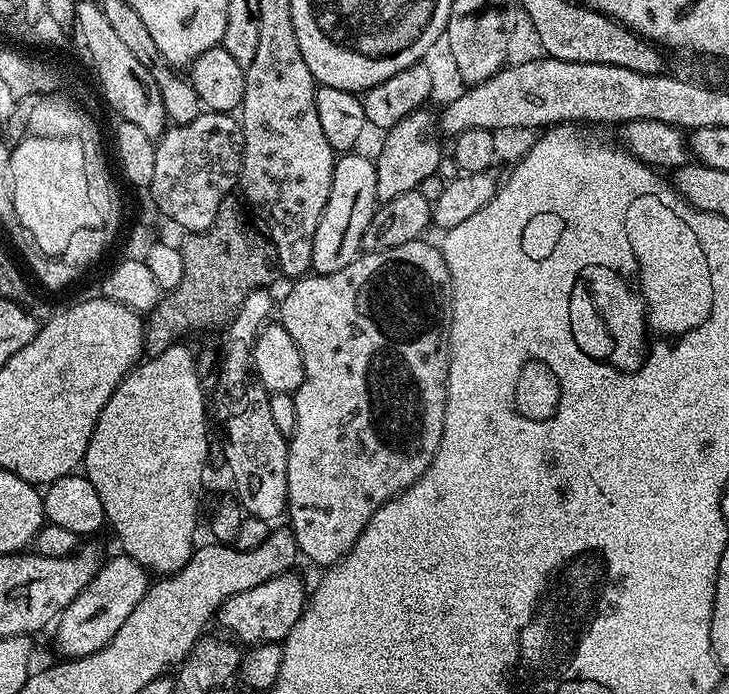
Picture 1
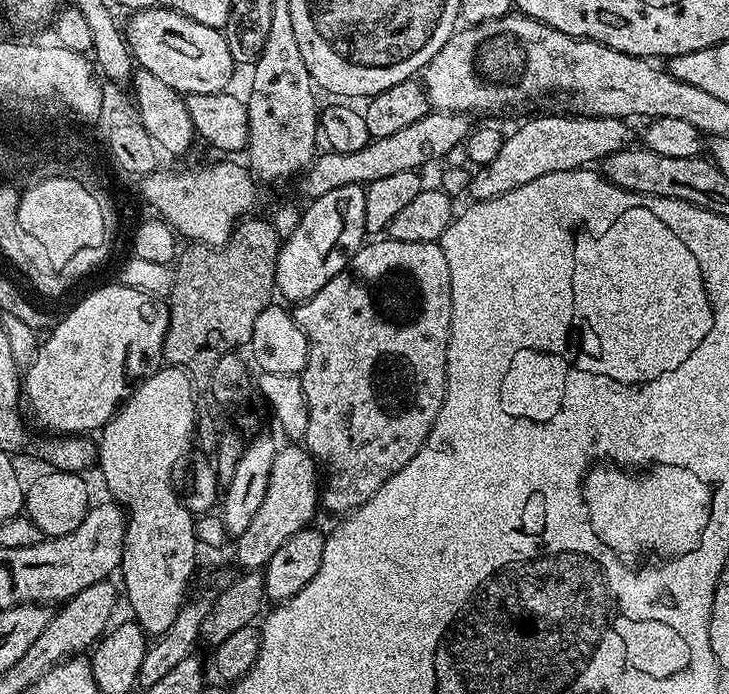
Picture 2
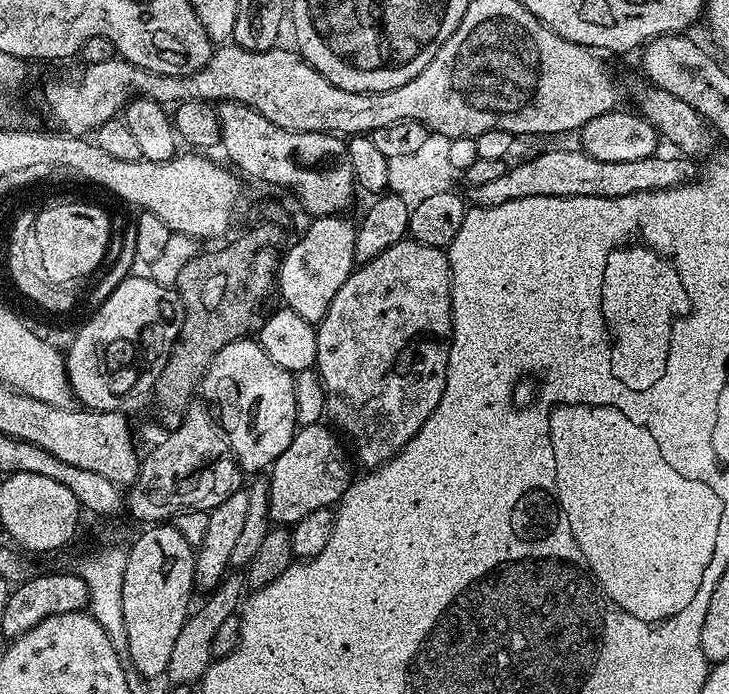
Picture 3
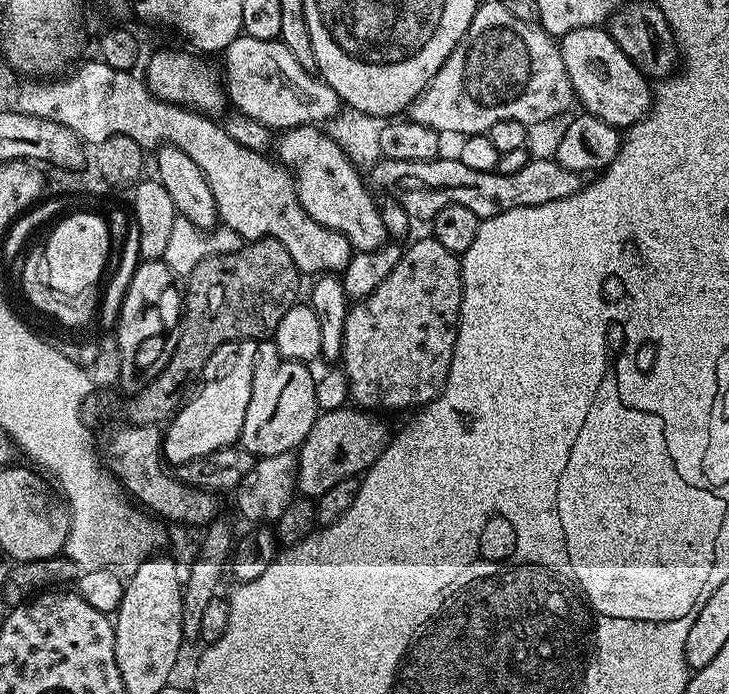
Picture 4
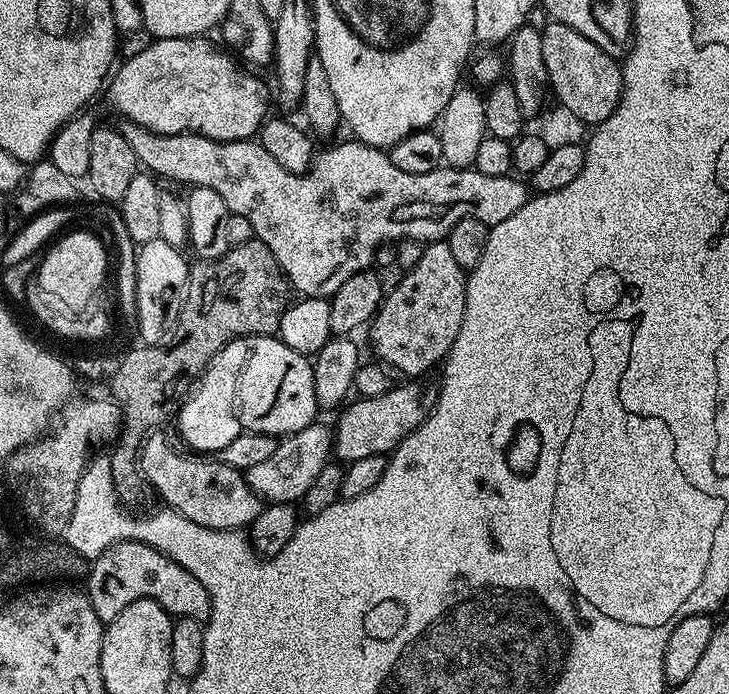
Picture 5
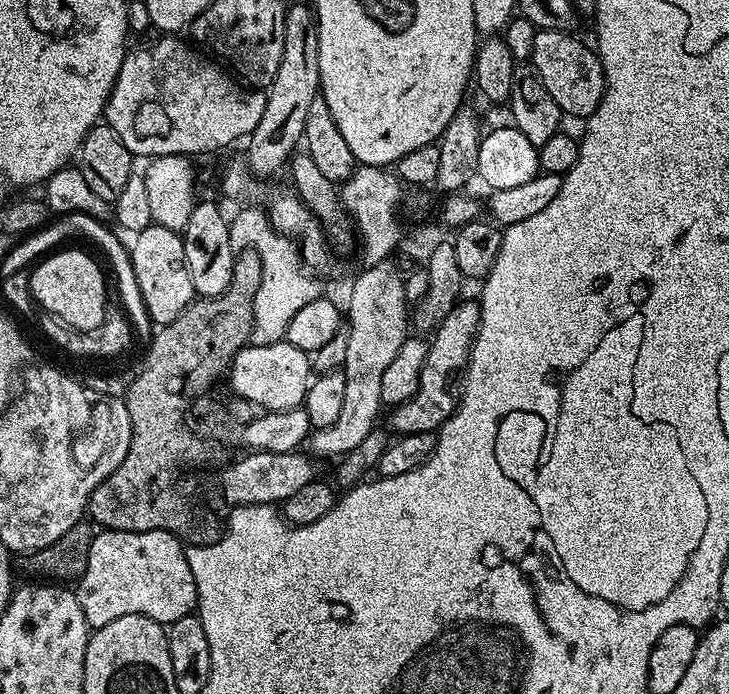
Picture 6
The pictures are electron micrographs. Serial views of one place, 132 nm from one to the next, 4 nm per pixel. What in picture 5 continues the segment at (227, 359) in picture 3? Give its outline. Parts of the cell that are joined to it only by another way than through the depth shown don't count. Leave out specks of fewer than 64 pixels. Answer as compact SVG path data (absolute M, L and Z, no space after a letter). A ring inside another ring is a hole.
M279 335L253 336L248 360L237 383L237 408L245 432L257 432L283 438L298 430L306 430L317 419L314 398L312 360L290 350Z

